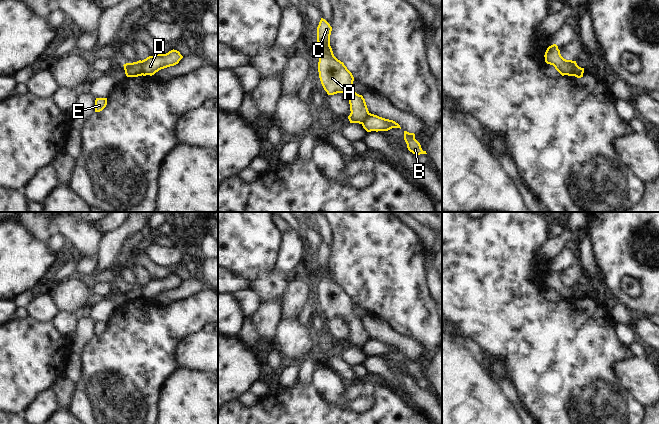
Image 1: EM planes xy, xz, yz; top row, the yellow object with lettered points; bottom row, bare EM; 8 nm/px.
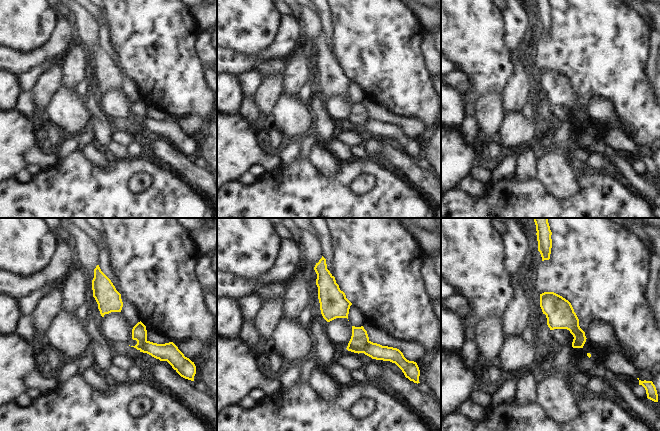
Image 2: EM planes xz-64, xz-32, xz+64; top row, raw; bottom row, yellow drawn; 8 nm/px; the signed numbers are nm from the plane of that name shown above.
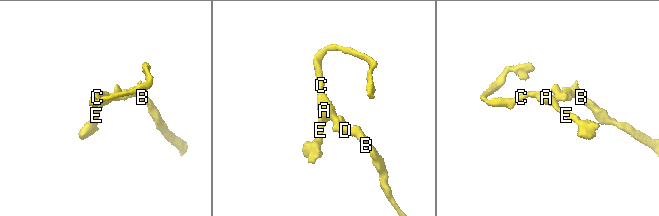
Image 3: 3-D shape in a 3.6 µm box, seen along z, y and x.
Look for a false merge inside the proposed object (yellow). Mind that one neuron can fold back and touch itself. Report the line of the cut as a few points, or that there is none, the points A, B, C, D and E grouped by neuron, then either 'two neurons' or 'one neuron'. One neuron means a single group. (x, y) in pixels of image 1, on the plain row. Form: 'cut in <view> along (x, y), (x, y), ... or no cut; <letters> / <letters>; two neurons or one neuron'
cut in yz along (573, 285), (572, 299); A C E / B D; two neurons

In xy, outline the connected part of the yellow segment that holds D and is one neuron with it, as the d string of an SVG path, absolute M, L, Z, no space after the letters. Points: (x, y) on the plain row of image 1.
M174 273L166 278L155 278L154 280L149 280L142 284L142 299L152 300L161 293L178 288L182 282L183 280L180 276Z

